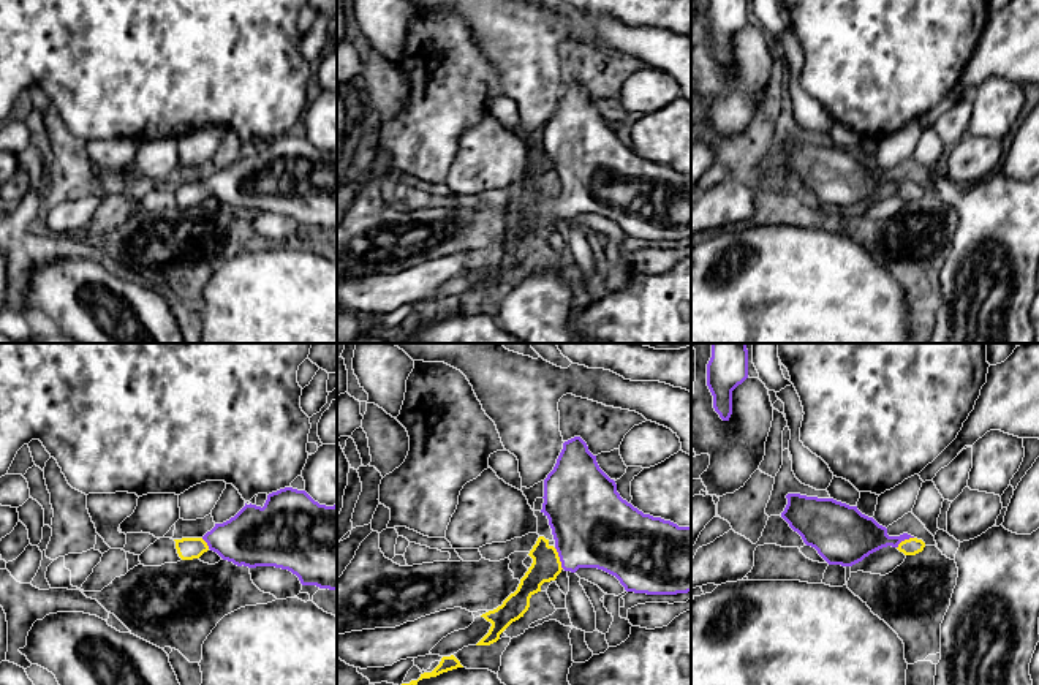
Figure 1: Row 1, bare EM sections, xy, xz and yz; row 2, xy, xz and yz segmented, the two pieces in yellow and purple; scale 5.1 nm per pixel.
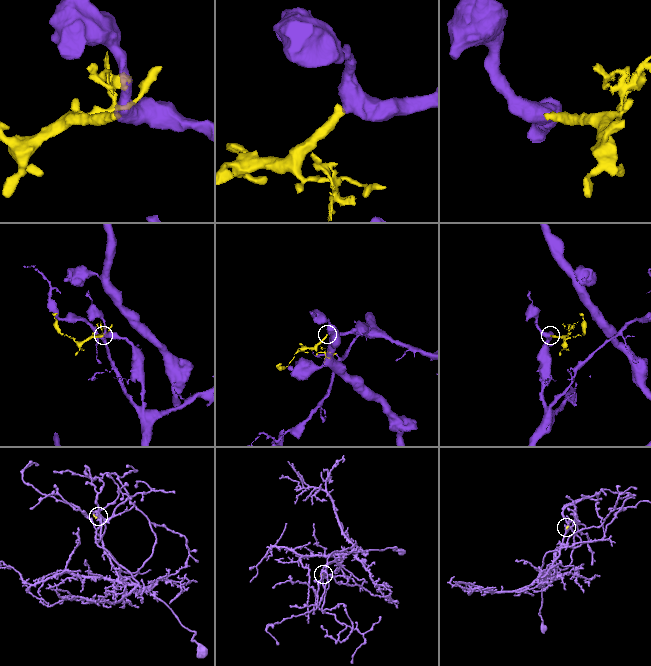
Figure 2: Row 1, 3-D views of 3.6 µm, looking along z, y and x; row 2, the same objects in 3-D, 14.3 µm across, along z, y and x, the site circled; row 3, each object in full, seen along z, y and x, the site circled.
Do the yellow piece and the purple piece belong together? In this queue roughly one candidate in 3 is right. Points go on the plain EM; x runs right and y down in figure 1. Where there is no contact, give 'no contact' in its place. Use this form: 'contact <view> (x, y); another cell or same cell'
contact xz (559, 204); same cell

